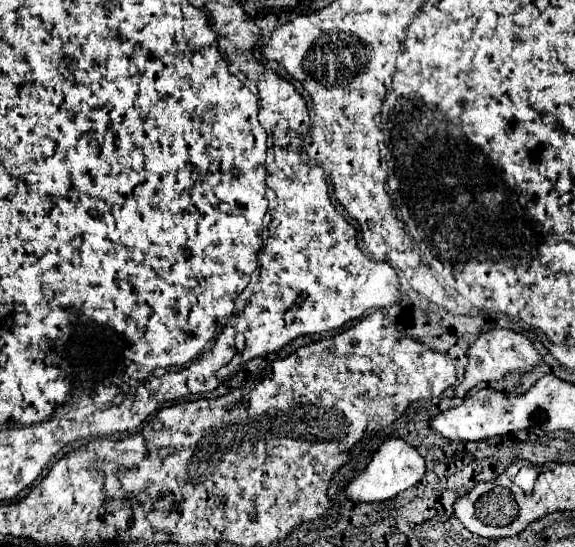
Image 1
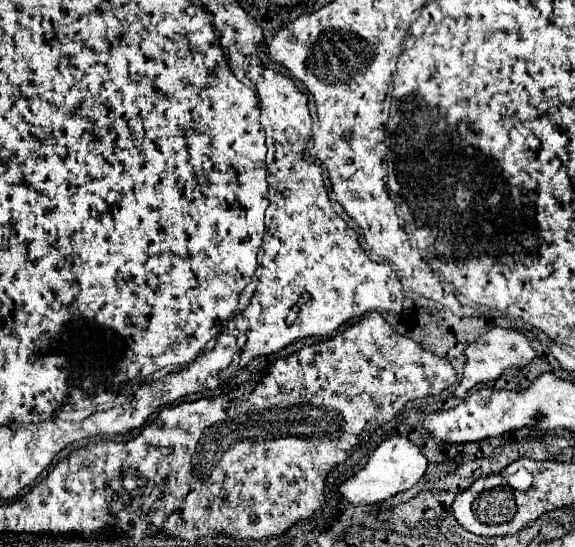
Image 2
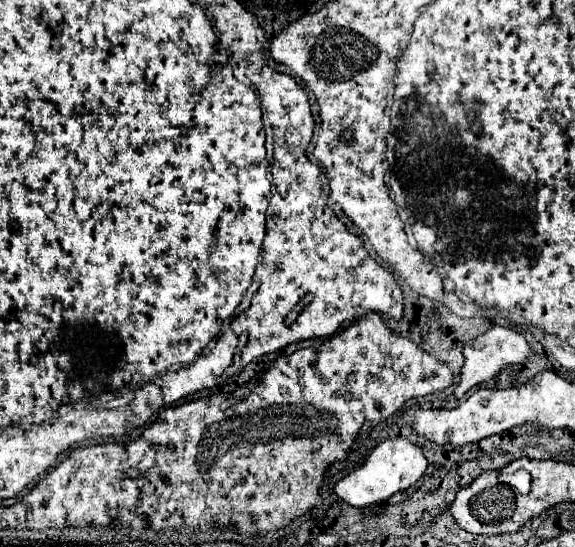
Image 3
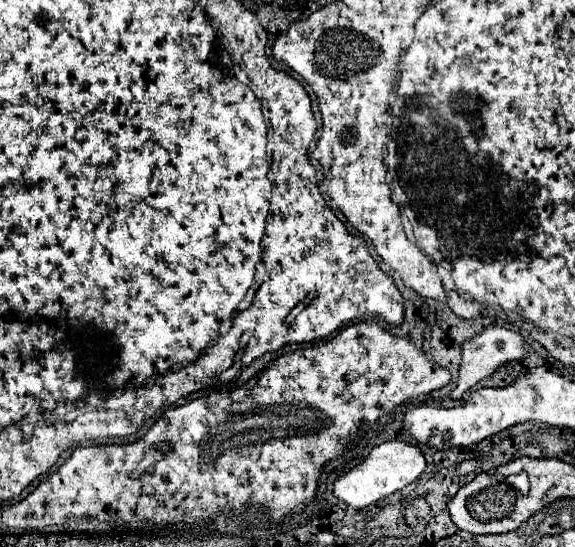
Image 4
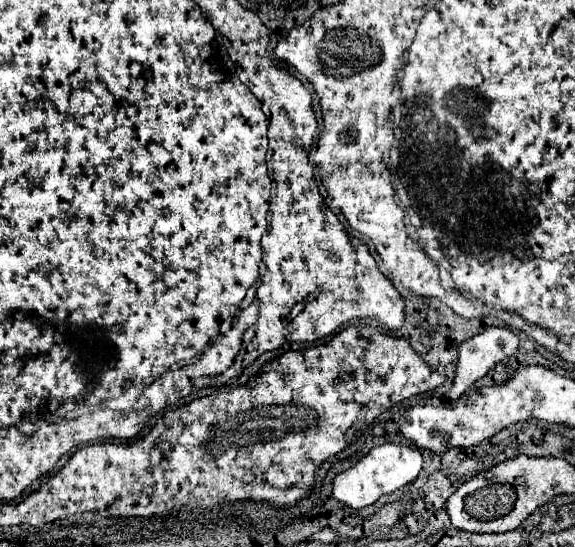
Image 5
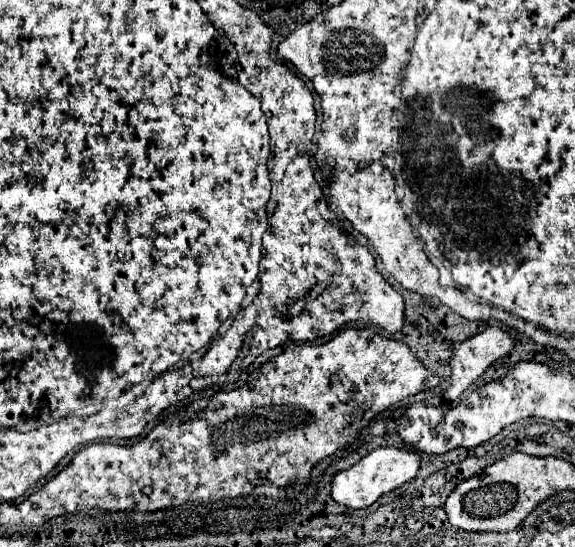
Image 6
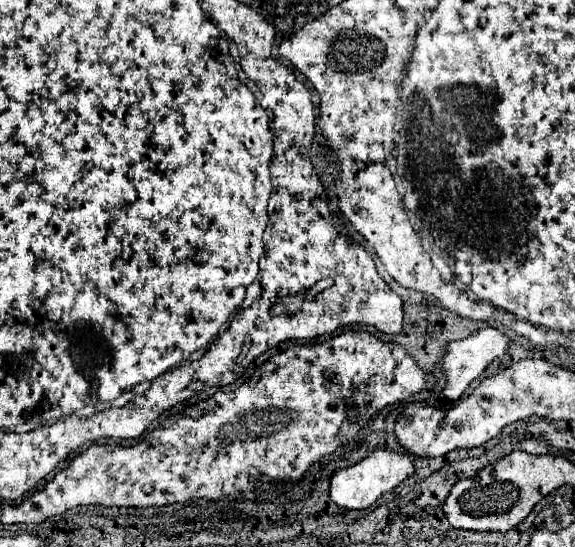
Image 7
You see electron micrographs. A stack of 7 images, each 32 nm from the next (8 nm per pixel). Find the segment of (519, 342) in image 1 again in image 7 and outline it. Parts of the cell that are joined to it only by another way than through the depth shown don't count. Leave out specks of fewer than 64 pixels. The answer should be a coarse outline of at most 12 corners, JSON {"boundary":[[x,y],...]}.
{"boundary":[[492,326],[450,342],[440,360],[458,400],[504,352],[510,338]]}

